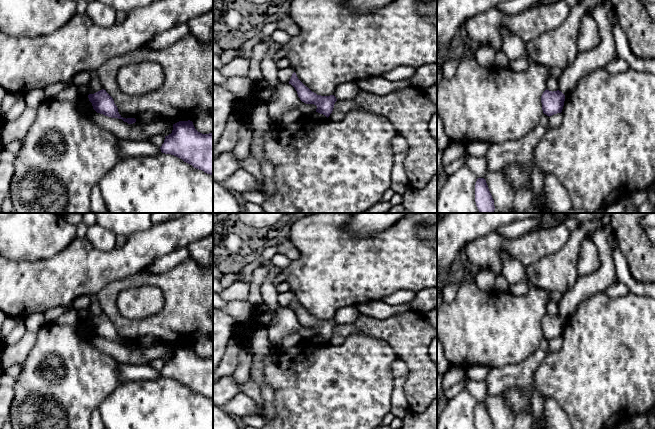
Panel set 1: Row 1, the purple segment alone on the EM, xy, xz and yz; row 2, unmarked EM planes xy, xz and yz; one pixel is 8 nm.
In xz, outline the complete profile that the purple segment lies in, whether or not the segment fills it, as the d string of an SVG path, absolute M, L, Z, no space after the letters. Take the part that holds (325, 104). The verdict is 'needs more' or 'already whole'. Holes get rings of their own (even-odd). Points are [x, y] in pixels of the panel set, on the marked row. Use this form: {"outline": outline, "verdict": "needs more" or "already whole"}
{"outline": "M295 72L291 76L289 84L291 84L295 88L298 97L302 102L306 104L314 104L317 106L316 112L325 115L327 118L330 116L333 111L334 104L337 101L334 95L317 95L298 79Z", "verdict": "already whole"}

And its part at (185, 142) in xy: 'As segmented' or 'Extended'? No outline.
As segmented

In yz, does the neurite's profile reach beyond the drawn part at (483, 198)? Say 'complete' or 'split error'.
complete

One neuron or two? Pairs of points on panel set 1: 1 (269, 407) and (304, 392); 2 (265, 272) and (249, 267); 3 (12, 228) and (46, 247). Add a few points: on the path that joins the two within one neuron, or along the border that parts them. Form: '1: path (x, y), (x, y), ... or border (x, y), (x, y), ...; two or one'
1: border (266, 383), (274, 394), (274, 418); two
2: border (268, 262), (258, 266), (253, 271); two
3: path (20, 228), (27, 228), (38, 239); one

